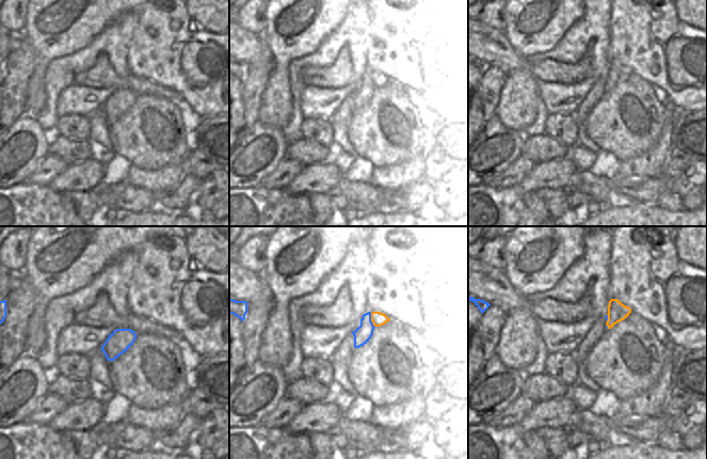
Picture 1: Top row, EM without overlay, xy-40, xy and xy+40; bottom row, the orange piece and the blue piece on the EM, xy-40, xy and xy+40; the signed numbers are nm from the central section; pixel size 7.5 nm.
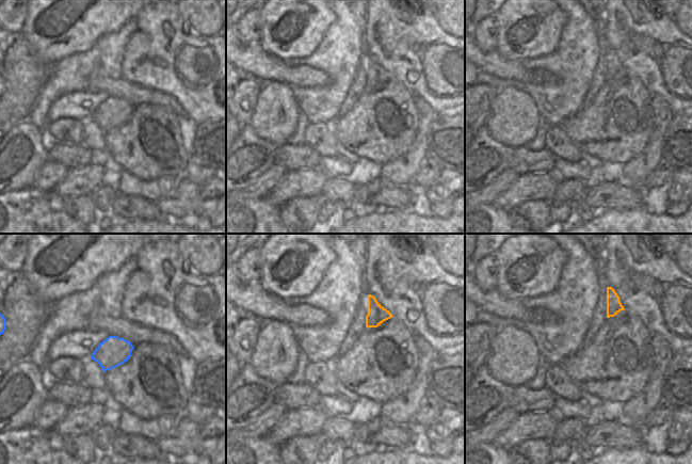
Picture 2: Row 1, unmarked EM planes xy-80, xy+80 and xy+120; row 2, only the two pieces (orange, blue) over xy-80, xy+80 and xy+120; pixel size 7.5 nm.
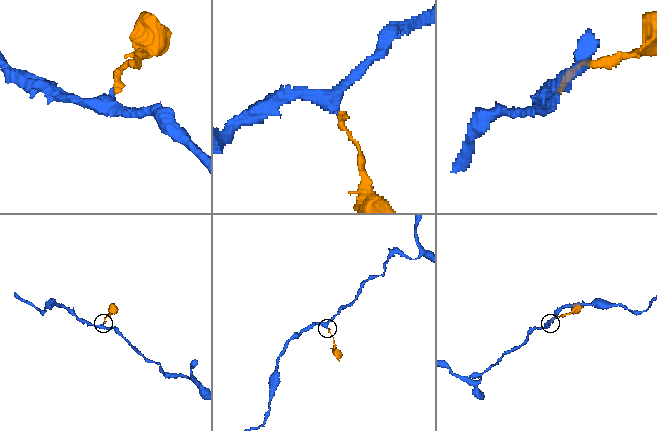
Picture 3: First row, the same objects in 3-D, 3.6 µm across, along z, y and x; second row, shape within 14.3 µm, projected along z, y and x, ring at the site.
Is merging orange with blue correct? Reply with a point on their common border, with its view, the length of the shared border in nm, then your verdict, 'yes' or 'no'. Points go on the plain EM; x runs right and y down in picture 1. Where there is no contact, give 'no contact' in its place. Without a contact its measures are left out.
xy (371, 80) | 120 nm | yes

